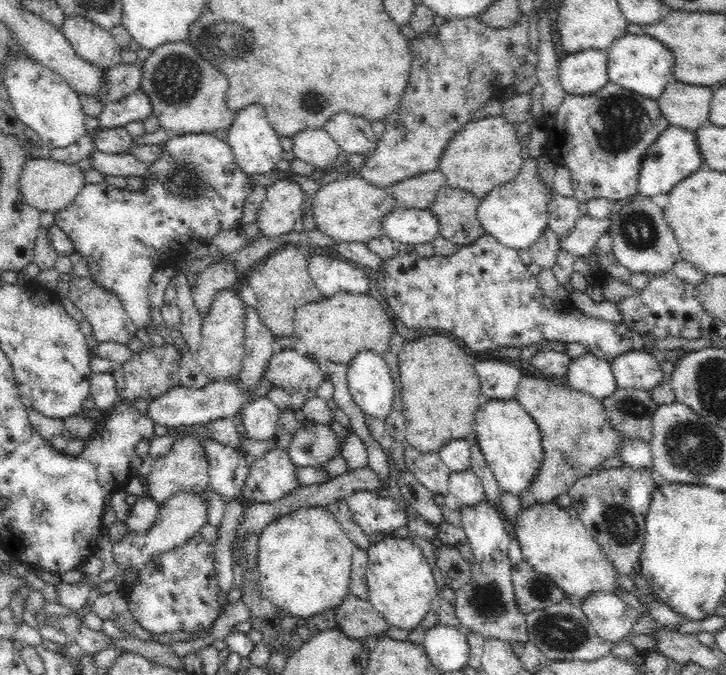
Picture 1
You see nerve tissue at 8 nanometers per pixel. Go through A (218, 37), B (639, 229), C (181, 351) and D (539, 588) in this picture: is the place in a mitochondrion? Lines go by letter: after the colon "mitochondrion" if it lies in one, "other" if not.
A: mitochondrion
B: mitochondrion
C: other
D: mitochondrion

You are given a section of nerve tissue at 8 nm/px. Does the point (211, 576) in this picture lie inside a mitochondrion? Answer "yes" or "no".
no

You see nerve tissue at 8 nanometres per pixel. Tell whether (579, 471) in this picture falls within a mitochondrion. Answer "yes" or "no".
no

